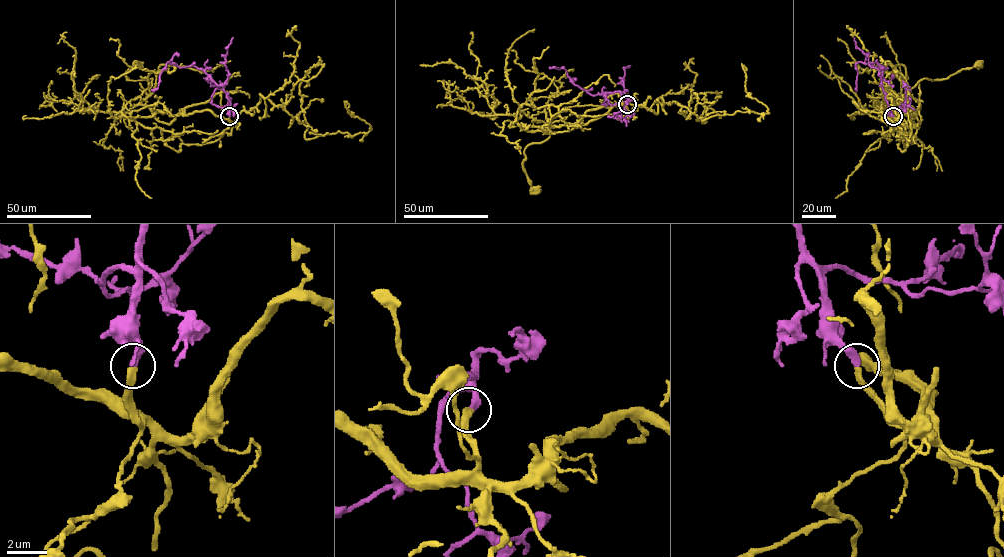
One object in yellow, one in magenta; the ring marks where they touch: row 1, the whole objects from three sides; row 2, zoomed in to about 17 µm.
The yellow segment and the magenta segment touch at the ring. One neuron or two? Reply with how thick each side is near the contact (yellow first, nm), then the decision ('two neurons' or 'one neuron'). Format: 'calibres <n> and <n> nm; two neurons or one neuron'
calibres 320 and 360 nm; one neuron

